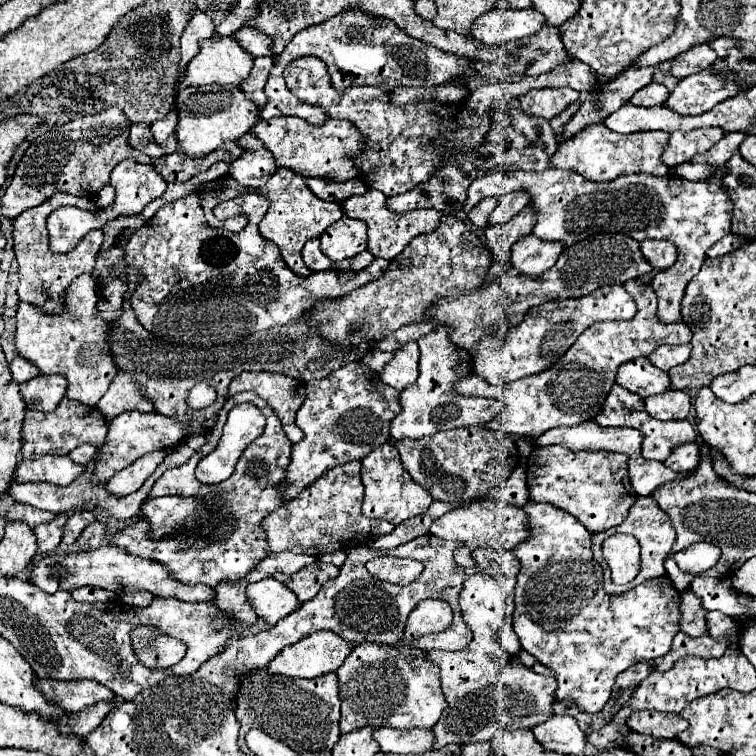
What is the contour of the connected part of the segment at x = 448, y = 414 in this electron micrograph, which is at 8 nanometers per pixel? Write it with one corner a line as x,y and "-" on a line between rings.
437,327
431,335
423,335
419,343
419,379
401,391
403,411
391,421
391,439
399,441
403,437
421,439
437,431
485,425
499,411
503,411
503,403
499,399
483,399
483,397
463,397
451,391
451,383
463,375
471,373
471,355
465,349
459,349
449,341
449,327

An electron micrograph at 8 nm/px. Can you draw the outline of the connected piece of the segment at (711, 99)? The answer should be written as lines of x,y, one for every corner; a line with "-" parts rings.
705,69
681,79
663,105
671,107
679,115
699,115
747,87
749,85
719,81
709,69

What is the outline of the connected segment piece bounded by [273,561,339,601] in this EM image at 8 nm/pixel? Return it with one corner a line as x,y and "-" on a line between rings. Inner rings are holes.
315,561
307,567
303,567
301,571
293,573
291,577
285,575
285,573
275,573
273,577
277,581
283,581
285,587
289,587
299,601
309,601
317,595
317,591
321,589
321,585
333,577
339,575
339,569
331,563
321,563
321,561

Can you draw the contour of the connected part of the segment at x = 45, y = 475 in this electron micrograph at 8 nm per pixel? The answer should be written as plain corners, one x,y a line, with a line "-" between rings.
41,455
31,461
21,461
15,469
11,483
27,481
47,481
55,485
69,485
83,473
83,467
73,463
69,457
61,455

